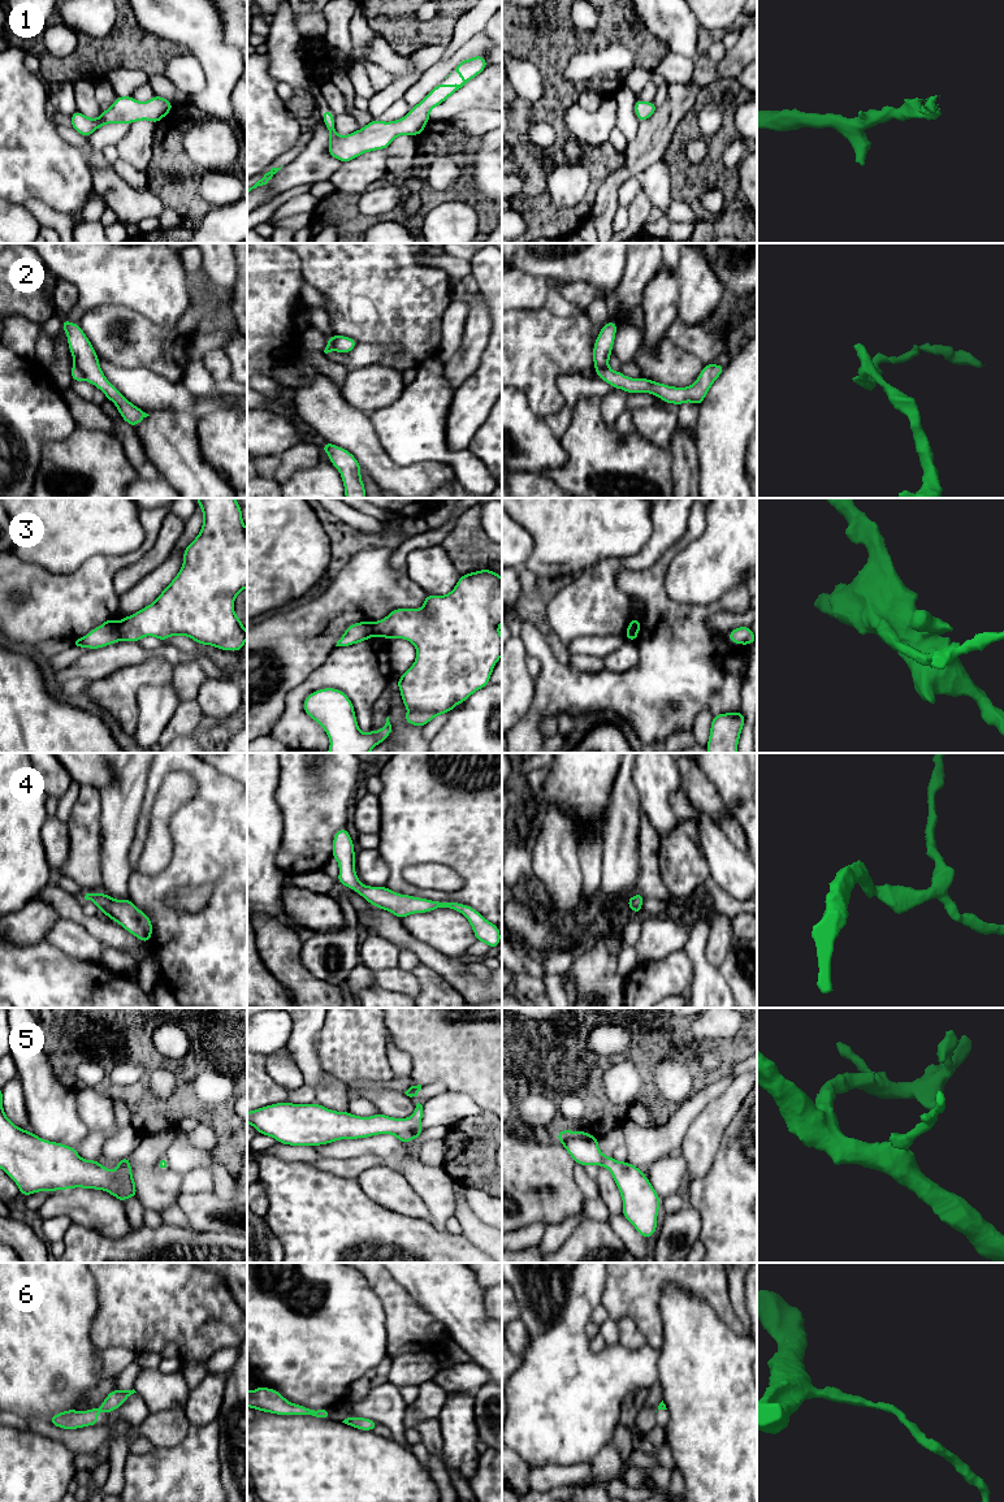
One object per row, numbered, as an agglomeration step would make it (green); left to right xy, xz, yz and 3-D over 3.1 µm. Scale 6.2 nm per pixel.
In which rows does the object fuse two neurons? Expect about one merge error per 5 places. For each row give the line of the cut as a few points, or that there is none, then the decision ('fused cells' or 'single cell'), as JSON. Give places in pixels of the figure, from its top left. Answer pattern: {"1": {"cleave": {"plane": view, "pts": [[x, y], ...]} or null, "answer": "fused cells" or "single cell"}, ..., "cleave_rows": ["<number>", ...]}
{"1": {"cleave": null, "answer": "single cell"}, "2": {"cleave": {"plane": "xy", "pts": [[74, 364], [83, 377]]}, "answer": "fused cells"}, "3": {"cleave": {"plane": "xy", "pts": [[117, 622], [121, 639]]}, "answer": "fused cells"}, "4": {"cleave": null, "answer": "single cell"}, "5": {"cleave": null, "answer": "single cell"}, "6": {"cleave": null, "answer": "single cell"}, "cleave_rows": ["2", "3"]}

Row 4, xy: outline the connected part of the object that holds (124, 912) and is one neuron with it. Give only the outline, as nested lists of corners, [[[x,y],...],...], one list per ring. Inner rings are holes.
[[[96,892],[86,893],[85,899],[91,900],[103,910],[103,914],[121,925],[127,932],[150,944],[153,930],[152,922],[130,899],[116,900],[107,893]]]

